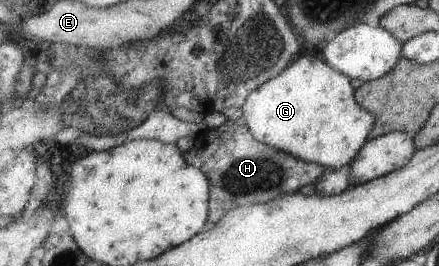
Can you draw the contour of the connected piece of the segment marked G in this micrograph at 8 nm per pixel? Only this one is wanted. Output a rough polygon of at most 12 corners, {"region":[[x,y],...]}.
{"region":[[298,56],[242,107],[256,140],[331,169],[375,114],[328,61]]}

